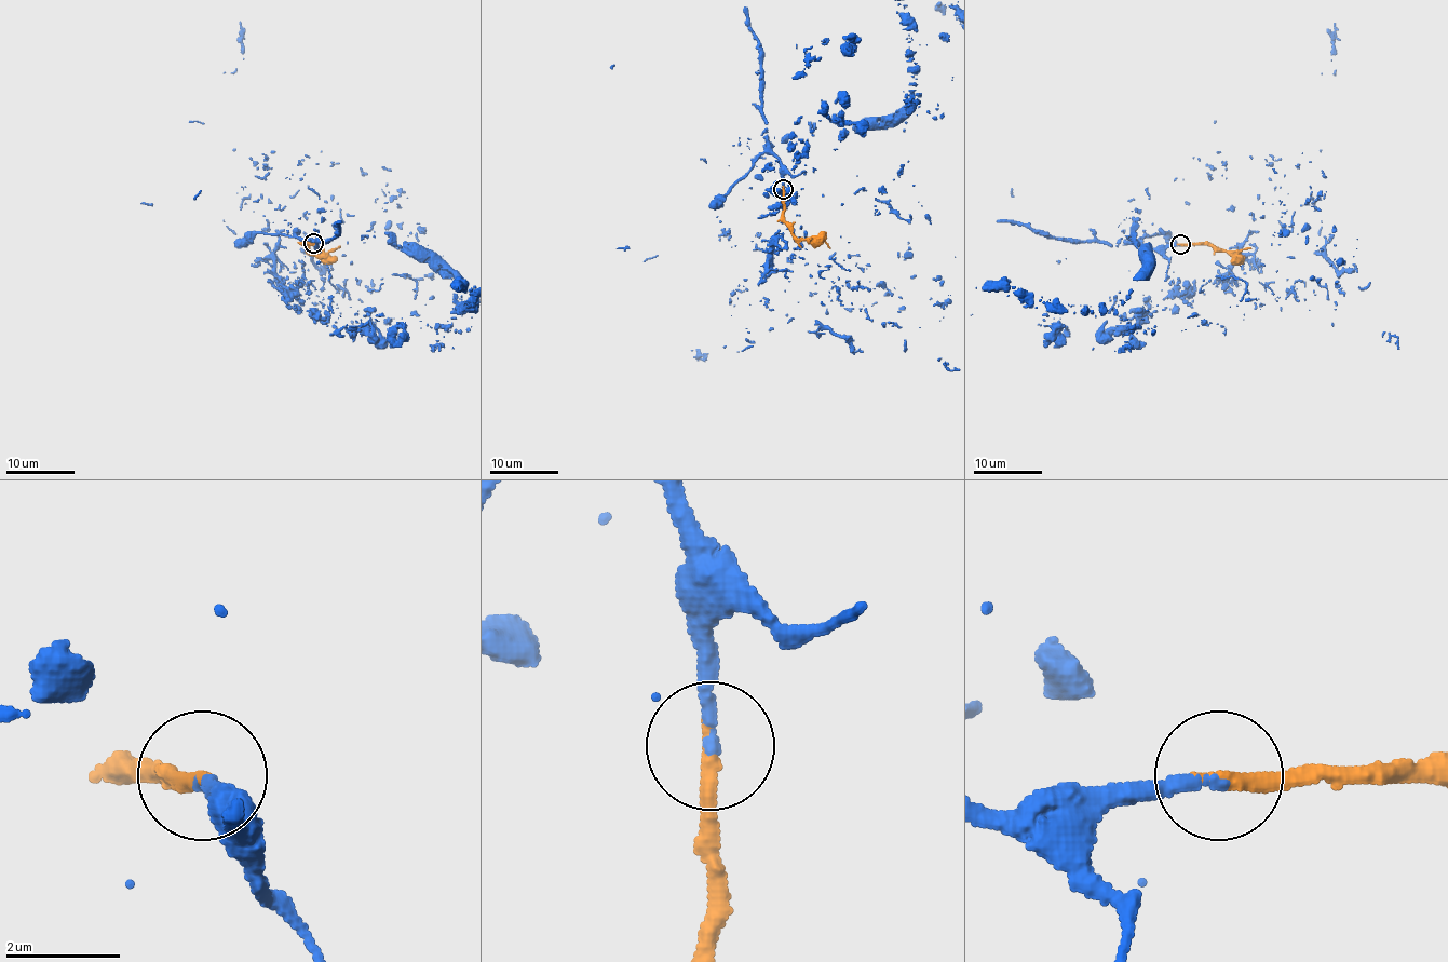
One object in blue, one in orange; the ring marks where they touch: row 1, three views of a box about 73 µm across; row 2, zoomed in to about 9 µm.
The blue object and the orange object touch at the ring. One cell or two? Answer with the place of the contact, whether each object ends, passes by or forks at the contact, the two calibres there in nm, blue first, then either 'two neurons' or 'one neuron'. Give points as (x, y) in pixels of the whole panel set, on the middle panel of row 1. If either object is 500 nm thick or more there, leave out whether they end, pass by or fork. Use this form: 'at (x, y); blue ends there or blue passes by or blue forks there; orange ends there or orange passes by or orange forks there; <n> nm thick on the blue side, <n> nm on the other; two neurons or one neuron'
at (783, 189); blue ends there; orange ends there; 240 nm thick on the blue side, 280 nm on the other; one neuron

